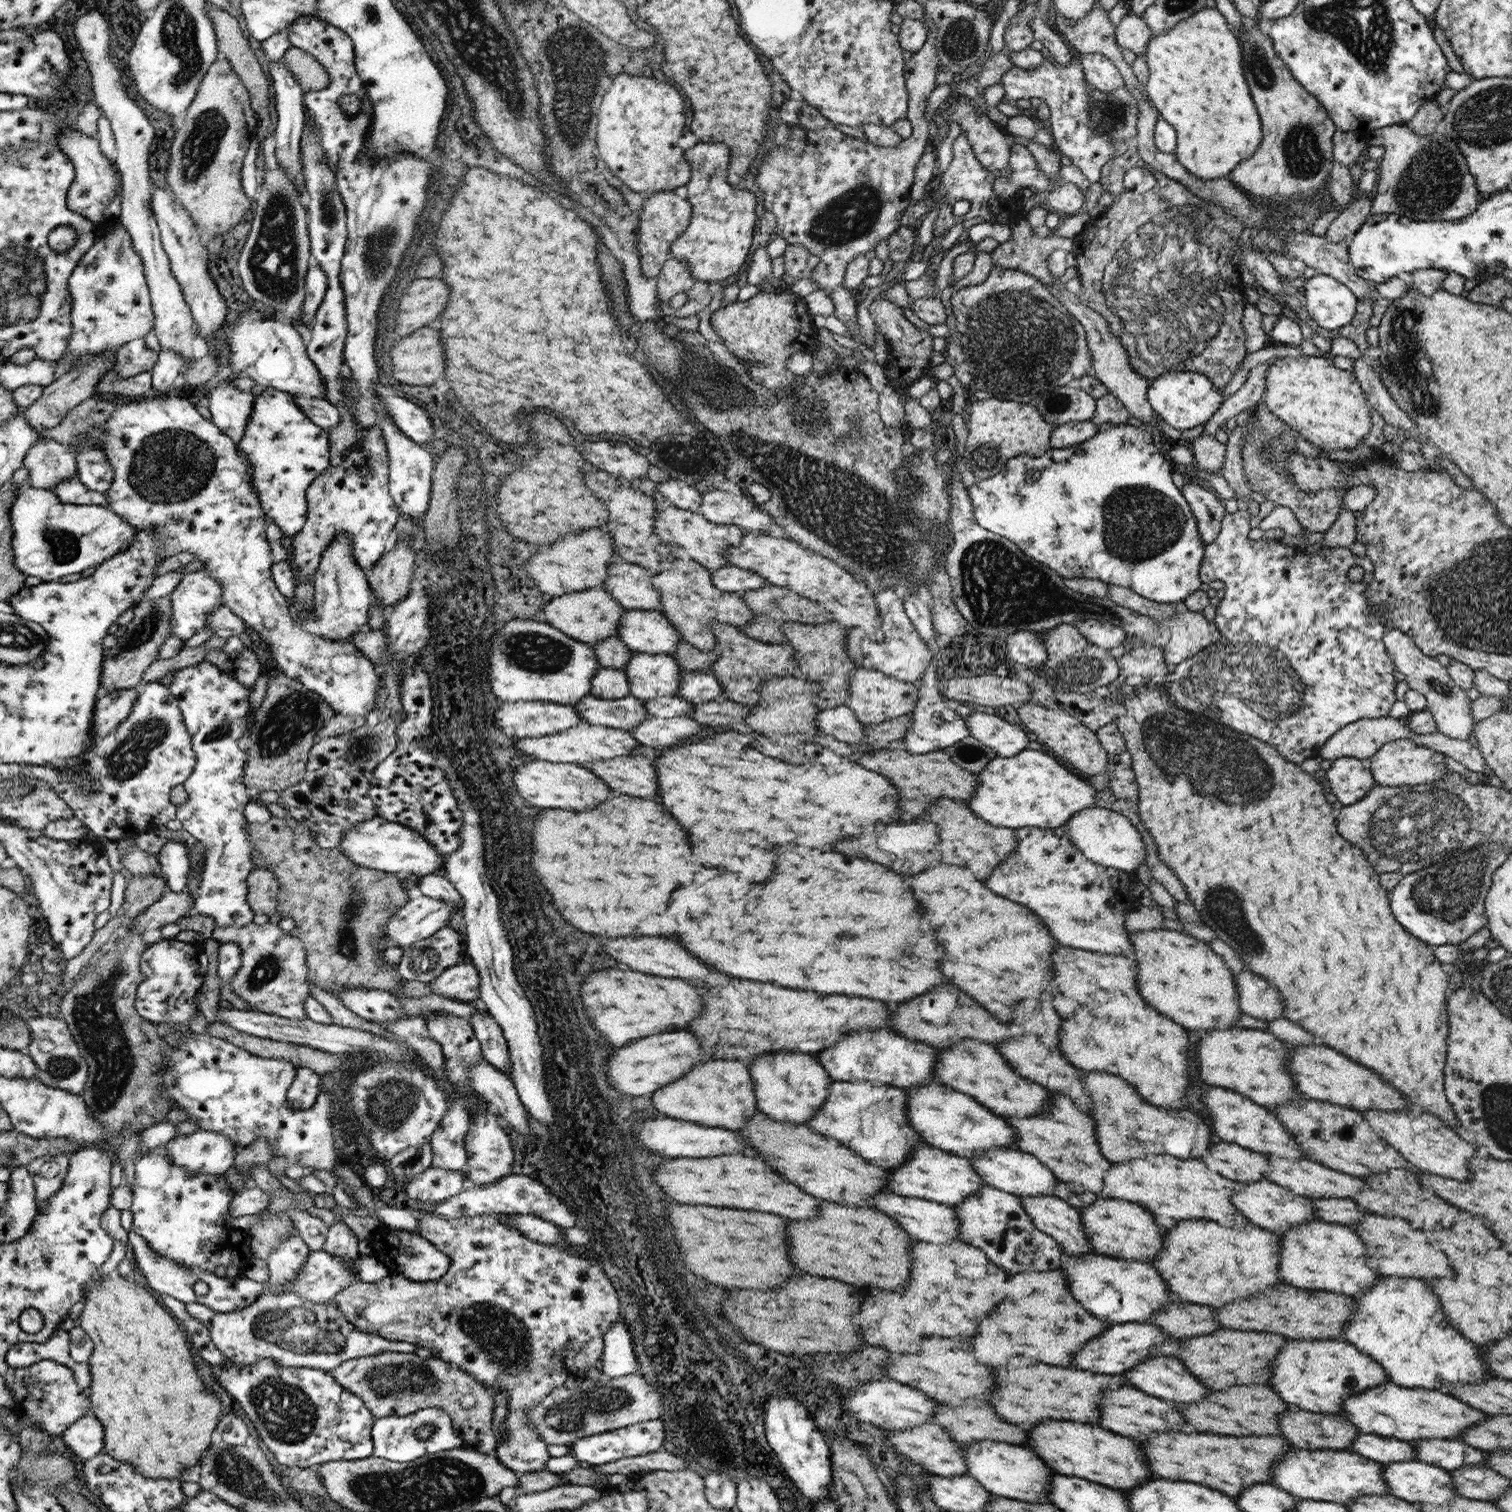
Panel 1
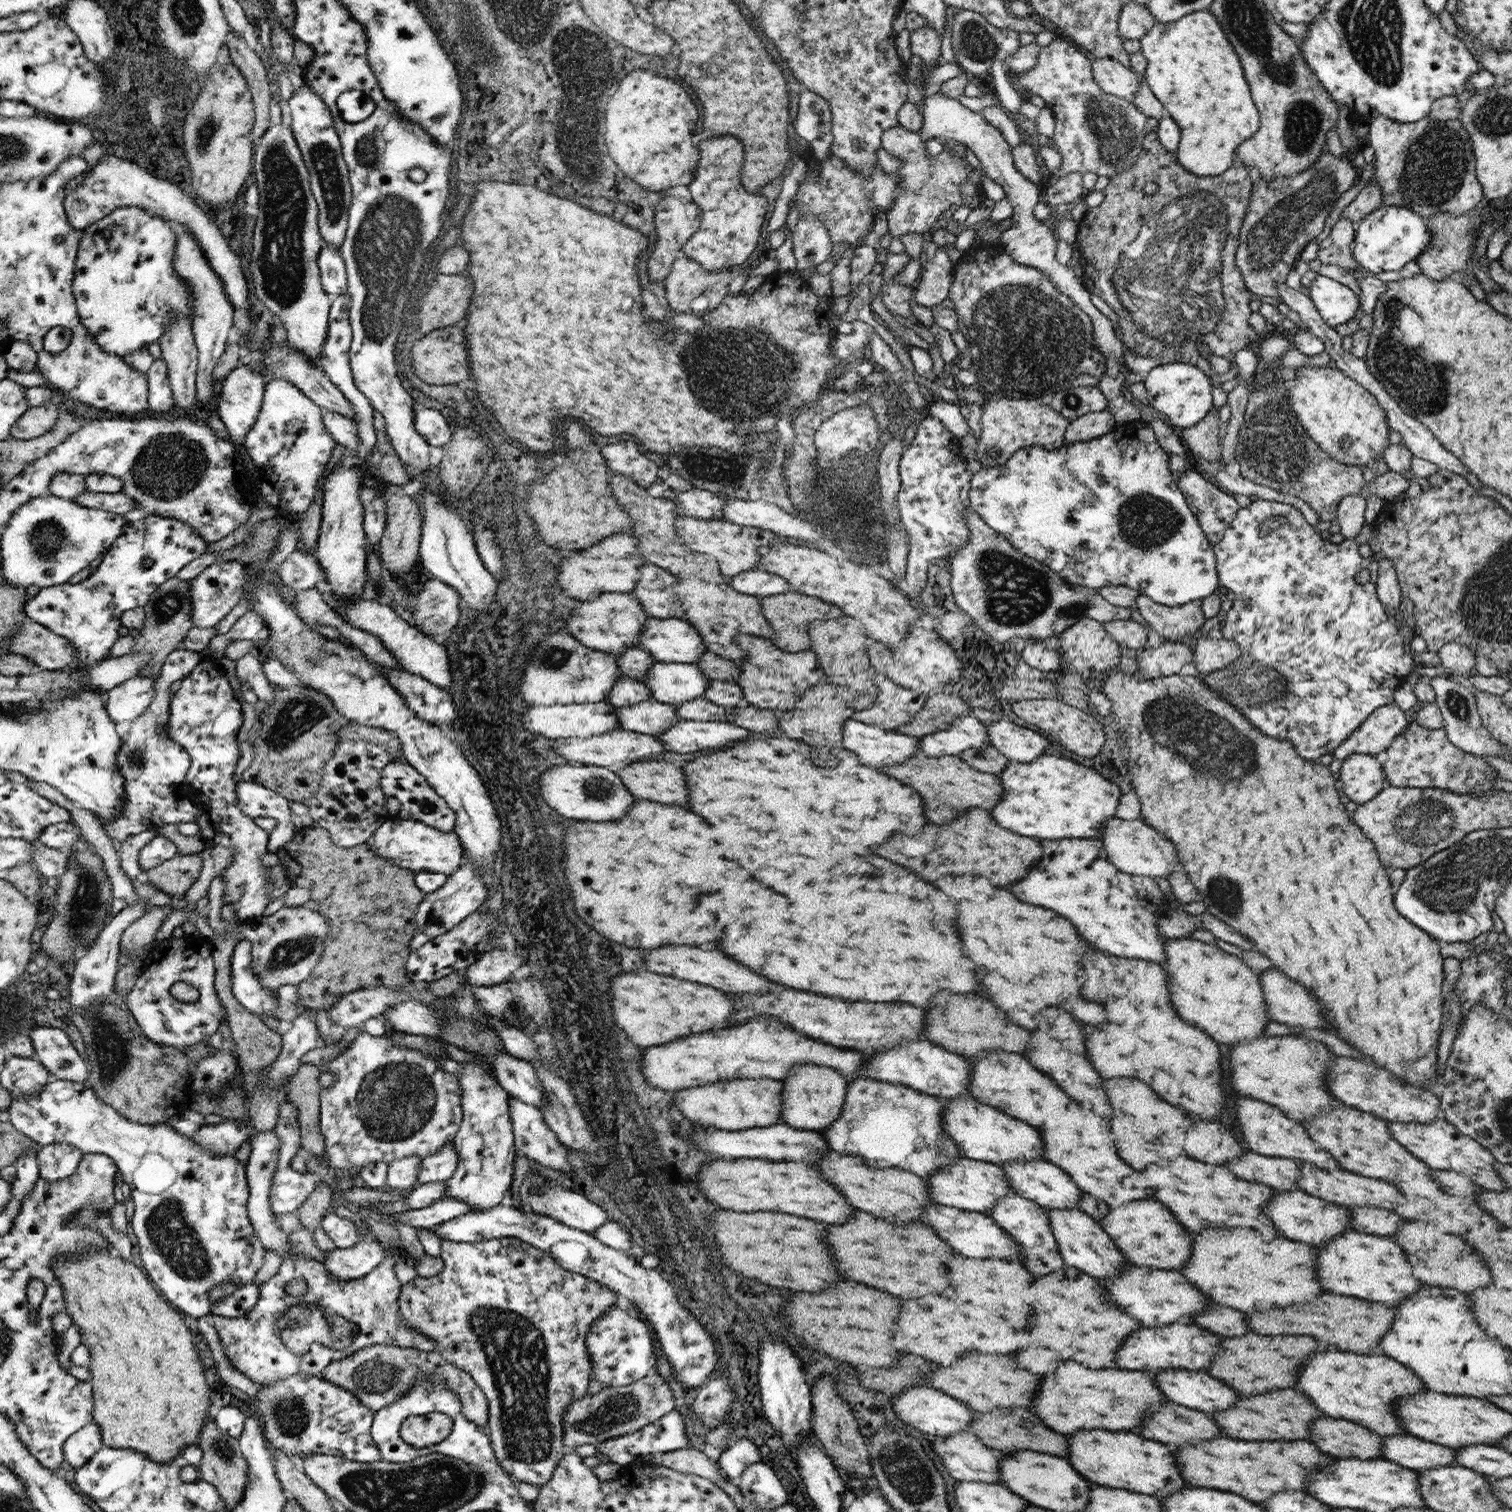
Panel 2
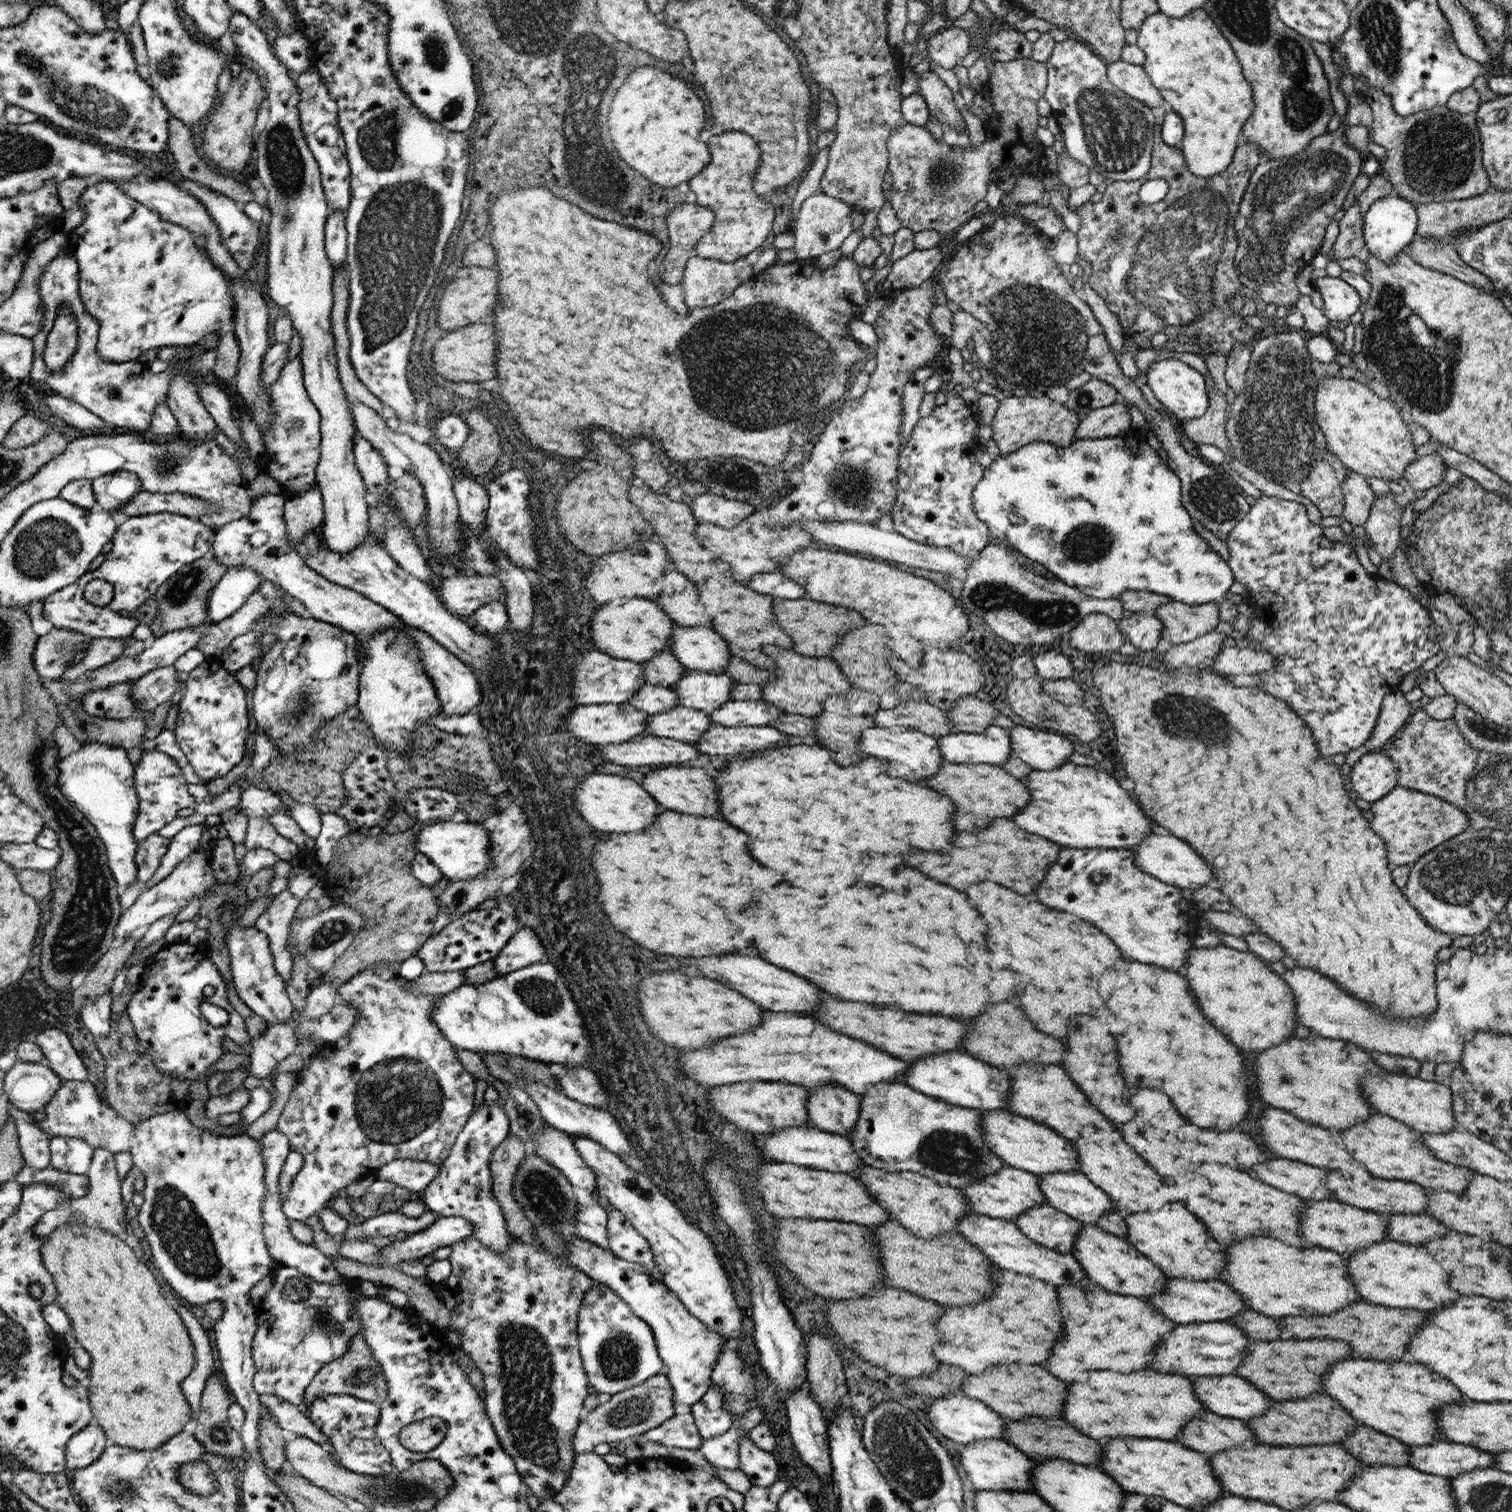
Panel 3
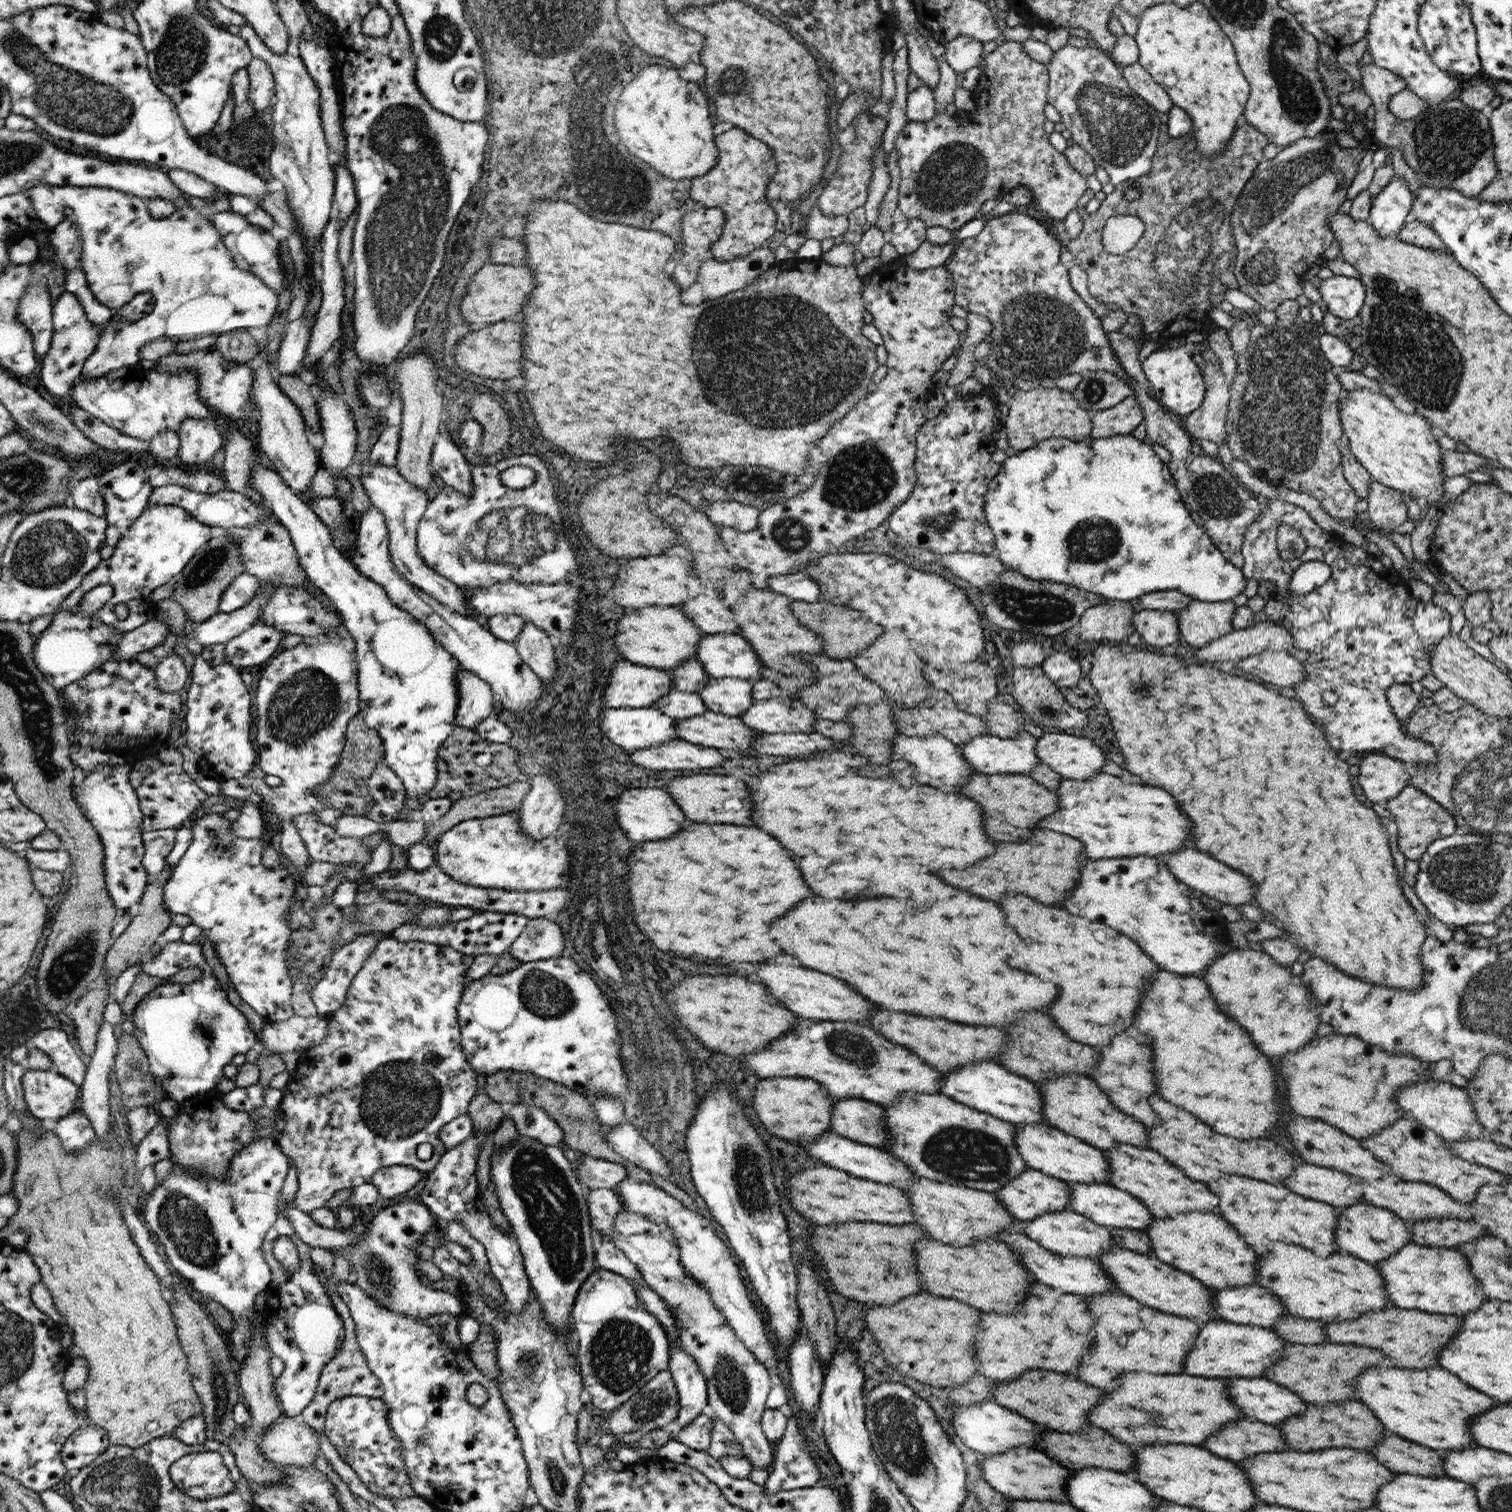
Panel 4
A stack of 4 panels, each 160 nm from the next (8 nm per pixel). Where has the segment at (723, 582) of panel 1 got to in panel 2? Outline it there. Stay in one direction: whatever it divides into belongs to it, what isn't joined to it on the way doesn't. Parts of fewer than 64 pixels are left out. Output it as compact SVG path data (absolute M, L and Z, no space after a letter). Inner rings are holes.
M758 568L729 578L728 584L732 584L732 589L736 592L760 598L782 595L791 591L791 585L783 577Z

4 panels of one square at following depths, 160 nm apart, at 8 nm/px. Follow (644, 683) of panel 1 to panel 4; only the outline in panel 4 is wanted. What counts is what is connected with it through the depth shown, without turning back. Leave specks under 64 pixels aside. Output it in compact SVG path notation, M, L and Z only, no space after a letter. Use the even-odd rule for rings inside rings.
M710 677L704 690L696 693L702 697L708 710L727 716L742 716L756 701L754 683L742 678Z

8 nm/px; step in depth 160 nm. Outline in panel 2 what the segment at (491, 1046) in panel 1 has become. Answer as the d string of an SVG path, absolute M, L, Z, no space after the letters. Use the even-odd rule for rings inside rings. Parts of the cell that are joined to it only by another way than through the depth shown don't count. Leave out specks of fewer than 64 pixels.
M499 1052L493 1056L492 1074L509 1096L539 1109L546 1103L542 1081L528 1062L508 1052Z

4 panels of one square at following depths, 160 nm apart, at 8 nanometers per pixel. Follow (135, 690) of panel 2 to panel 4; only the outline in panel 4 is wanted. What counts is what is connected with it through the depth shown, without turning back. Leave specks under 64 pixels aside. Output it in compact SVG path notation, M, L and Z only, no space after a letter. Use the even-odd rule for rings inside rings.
M175 653L163 656L153 670L158 677L159 687L167 693L180 692L190 676L184 660Z

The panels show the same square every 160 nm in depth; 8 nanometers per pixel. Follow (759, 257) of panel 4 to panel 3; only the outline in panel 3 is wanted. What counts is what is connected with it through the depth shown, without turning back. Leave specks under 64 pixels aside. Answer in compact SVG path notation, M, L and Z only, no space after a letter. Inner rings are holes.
M696 255L688 259L680 285L682 286L684 300L691 310L696 307L709 307L722 302L736 290L739 284L742 284L753 275L752 264L746 260L746 257L727 263L700 258Z

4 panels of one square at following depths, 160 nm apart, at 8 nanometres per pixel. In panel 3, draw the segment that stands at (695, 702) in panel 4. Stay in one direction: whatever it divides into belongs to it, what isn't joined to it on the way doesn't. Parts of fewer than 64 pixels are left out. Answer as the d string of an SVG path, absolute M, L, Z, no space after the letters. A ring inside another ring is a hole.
M645 683L628 703L650 716L680 705L680 699L671 687Z

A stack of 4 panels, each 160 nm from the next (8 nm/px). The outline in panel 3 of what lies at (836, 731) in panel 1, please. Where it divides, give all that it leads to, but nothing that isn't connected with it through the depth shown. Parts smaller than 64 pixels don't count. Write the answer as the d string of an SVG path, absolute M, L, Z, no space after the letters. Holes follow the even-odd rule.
M867 728L863 730L858 748L863 754L874 756L881 762L881 767L885 768L888 776L892 778L902 778L913 783L920 783L925 778L937 774L941 766L945 763L940 752L937 738L928 736L919 730L892 728Z

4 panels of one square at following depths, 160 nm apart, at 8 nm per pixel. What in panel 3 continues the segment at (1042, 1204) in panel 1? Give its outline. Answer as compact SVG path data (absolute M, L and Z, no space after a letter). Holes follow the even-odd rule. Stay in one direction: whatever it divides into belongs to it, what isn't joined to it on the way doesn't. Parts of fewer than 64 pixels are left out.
M1084 1222L1070 1254L1082 1266L1088 1279L1107 1291L1145 1300L1157 1292L1163 1292L1169 1277L1149 1258L1136 1250L1125 1238L1104 1232L1094 1223Z

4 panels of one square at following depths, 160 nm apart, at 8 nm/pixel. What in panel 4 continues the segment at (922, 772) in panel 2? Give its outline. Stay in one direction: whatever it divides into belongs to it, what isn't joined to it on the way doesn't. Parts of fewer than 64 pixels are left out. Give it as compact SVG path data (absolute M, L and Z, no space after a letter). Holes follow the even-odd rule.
M977 772L958 790L959 794L977 802L986 814L984 830L996 842L1017 842L1029 838L1041 820L1057 811L1059 796L1043 787L1028 774L986 774Z

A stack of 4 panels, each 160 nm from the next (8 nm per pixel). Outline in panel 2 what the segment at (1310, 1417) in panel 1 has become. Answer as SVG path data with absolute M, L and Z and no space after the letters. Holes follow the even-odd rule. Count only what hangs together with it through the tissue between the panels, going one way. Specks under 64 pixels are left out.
M1326 1415L1311 1424L1312 1441L1320 1451L1333 1457L1356 1457L1362 1460L1382 1458L1383 1436L1369 1428Z

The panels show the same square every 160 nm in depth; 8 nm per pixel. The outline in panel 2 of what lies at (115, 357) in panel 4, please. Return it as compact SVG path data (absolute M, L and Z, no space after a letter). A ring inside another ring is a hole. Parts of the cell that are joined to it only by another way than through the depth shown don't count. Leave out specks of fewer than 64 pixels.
M128 205L114 209L110 214L101 218L98 222L91 224L83 229L82 238L80 238L80 244L84 244L84 248L80 248L80 268L76 268L76 304L80 304L80 320L83 321L83 325L86 326L88 332L92 336L95 336L95 340L102 346L108 353L116 354L124 357L132 354L133 352L148 349L148 346L152 342L156 342L167 331L169 324L171 323L171 317L173 312L179 312L186 318L193 316L193 294L189 289L189 286L185 283L185 280L176 272L175 269L175 250L177 243L177 234L174 230L162 219L156 215L152 215L144 209L137 206Z

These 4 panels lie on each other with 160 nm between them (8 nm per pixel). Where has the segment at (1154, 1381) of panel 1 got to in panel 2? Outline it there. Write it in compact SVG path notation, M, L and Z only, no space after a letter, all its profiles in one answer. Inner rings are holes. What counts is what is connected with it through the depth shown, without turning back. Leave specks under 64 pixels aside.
M1169 1368L1154 1376L1170 1401L1200 1412L1228 1410L1241 1398L1239 1392L1206 1371Z

